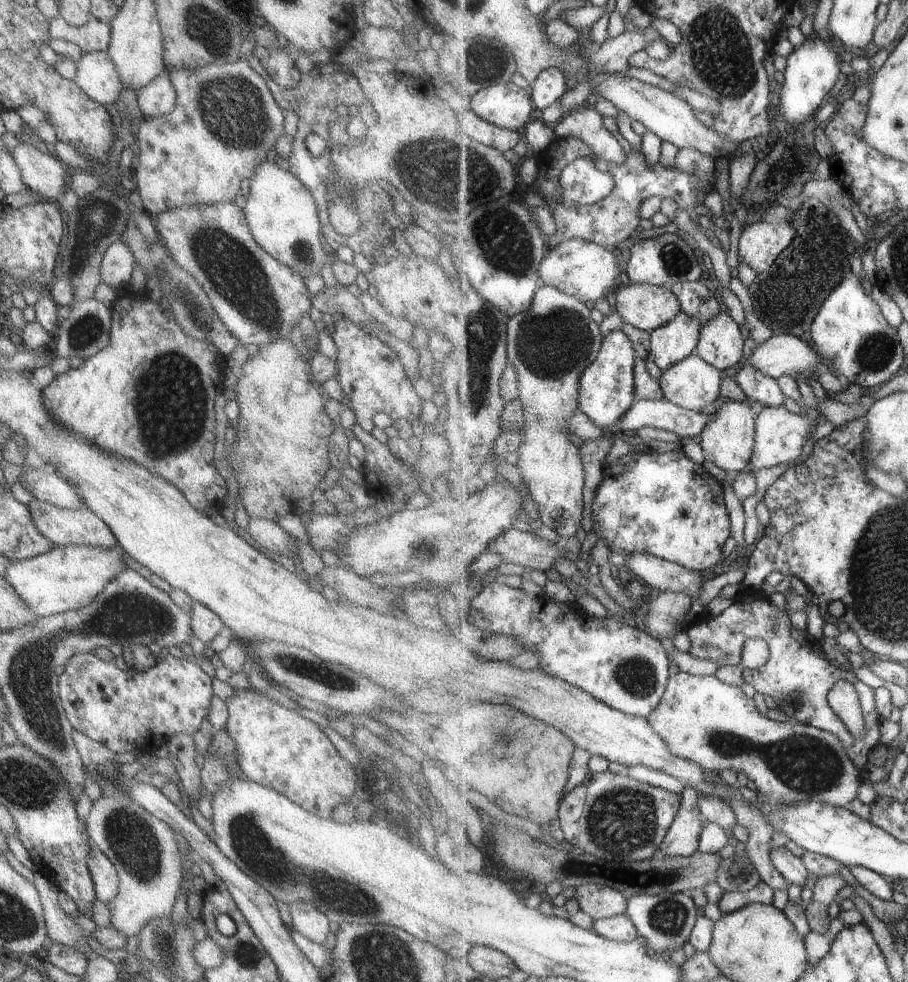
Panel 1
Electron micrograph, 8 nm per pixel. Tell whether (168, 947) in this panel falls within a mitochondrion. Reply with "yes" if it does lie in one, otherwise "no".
yes

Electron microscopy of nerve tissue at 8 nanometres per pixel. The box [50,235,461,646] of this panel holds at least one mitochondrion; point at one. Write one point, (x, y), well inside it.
(171, 400)

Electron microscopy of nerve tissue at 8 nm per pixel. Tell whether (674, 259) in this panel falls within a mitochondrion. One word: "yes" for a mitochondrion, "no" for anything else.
yes

